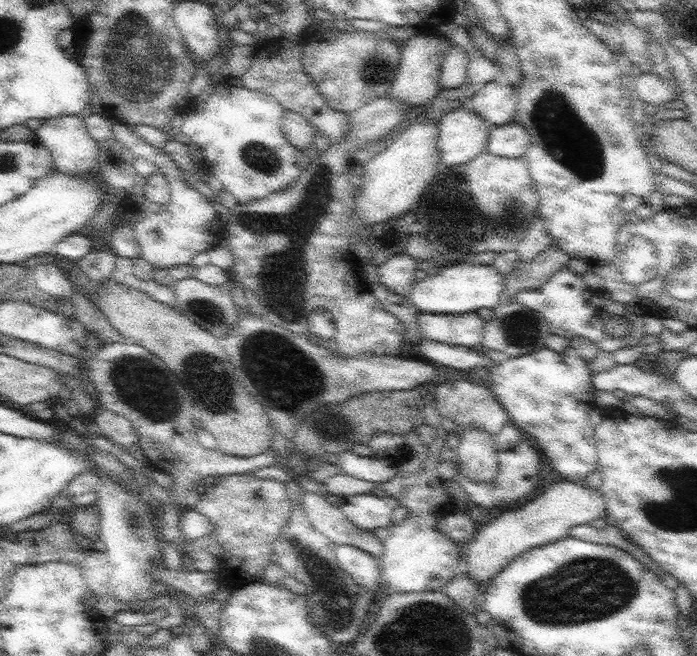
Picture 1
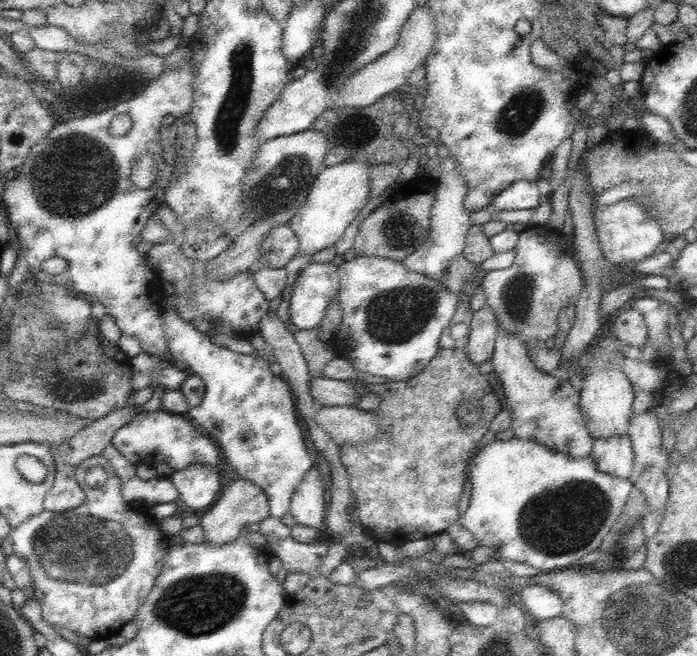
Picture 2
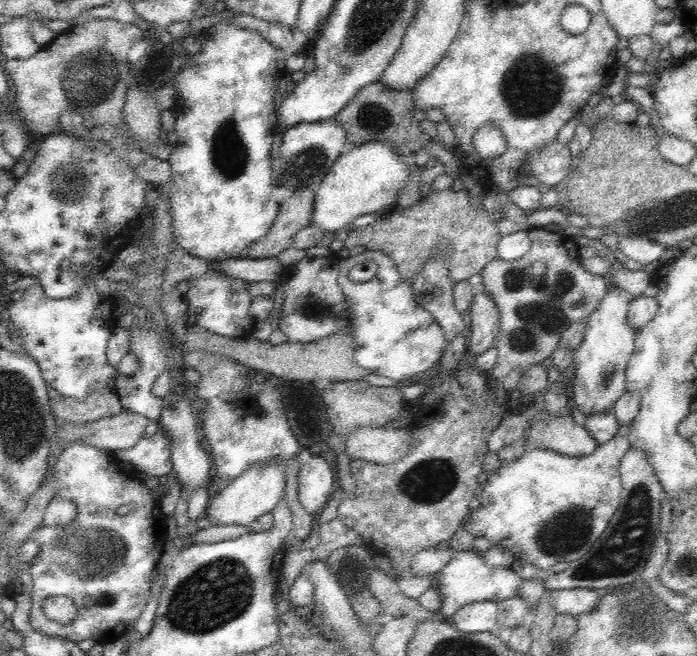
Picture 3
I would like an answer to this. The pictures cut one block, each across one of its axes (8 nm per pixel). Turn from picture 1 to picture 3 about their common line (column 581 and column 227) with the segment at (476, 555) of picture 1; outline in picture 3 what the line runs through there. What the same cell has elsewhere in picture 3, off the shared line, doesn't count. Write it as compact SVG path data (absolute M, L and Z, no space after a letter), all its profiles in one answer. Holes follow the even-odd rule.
M272 460L266 464L256 464L254 468L248 468L248 472L242 472L242 476L234 478L224 492L220 492L208 506L208 520L214 524L244 524L248 526L256 518L272 512L276 504L280 504L280 498L286 490L286 466L280 460Z

